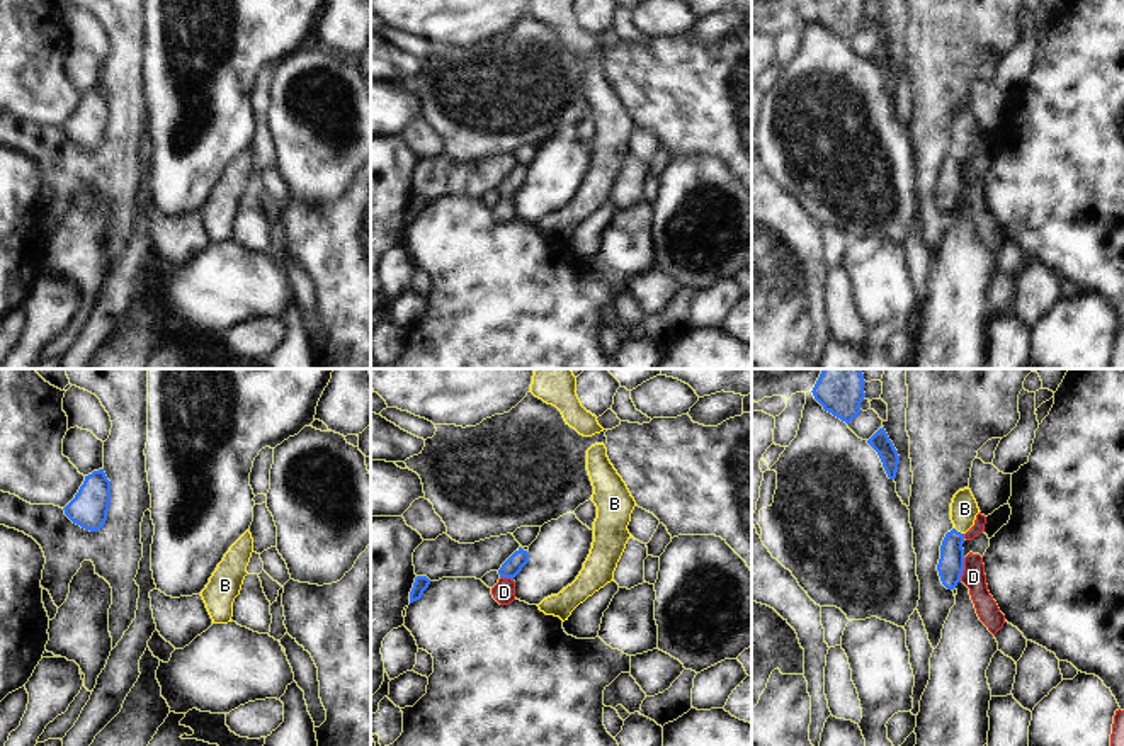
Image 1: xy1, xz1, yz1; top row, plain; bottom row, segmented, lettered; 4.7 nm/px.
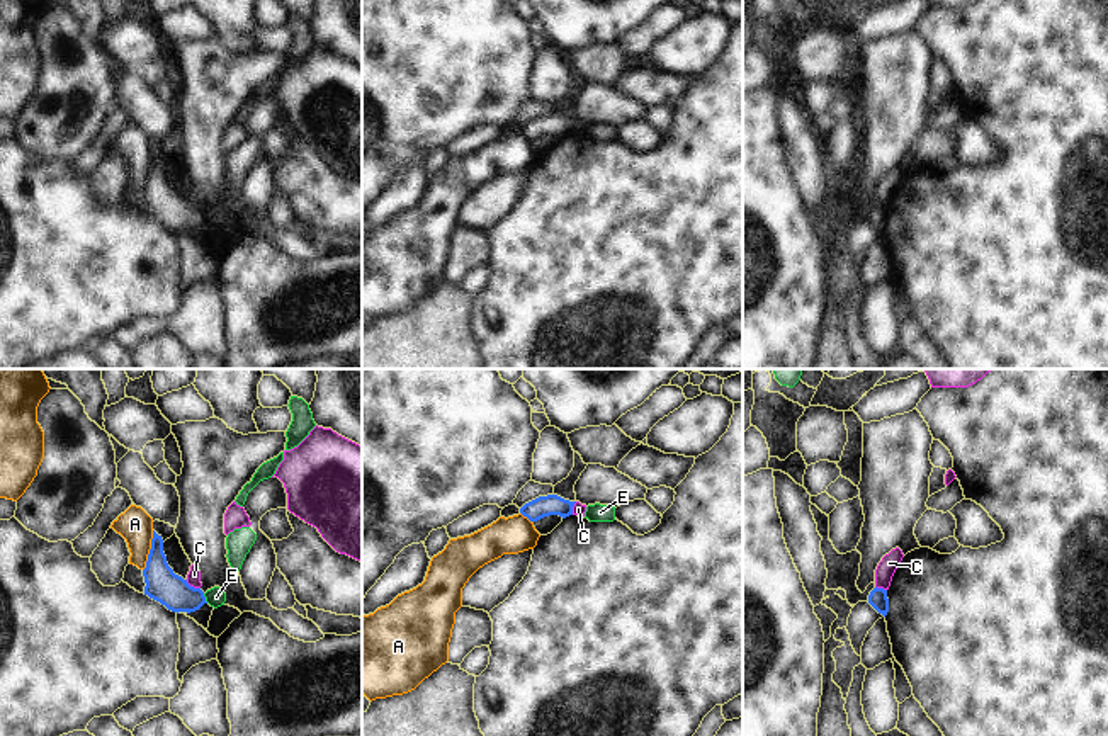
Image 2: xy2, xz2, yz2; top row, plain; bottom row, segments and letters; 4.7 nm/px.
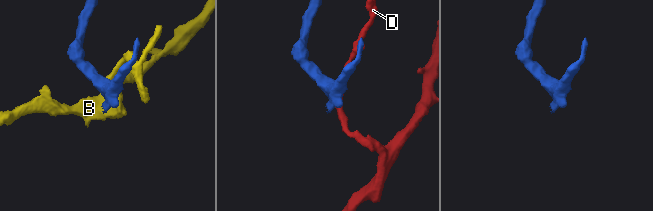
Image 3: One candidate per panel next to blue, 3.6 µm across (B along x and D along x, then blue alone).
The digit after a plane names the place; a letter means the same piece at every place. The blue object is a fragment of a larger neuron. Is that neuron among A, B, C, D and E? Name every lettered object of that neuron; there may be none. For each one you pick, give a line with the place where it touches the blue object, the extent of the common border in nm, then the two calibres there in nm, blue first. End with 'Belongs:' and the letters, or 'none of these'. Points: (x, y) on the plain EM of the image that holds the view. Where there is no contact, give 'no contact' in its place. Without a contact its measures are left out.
Belongs: none of these

